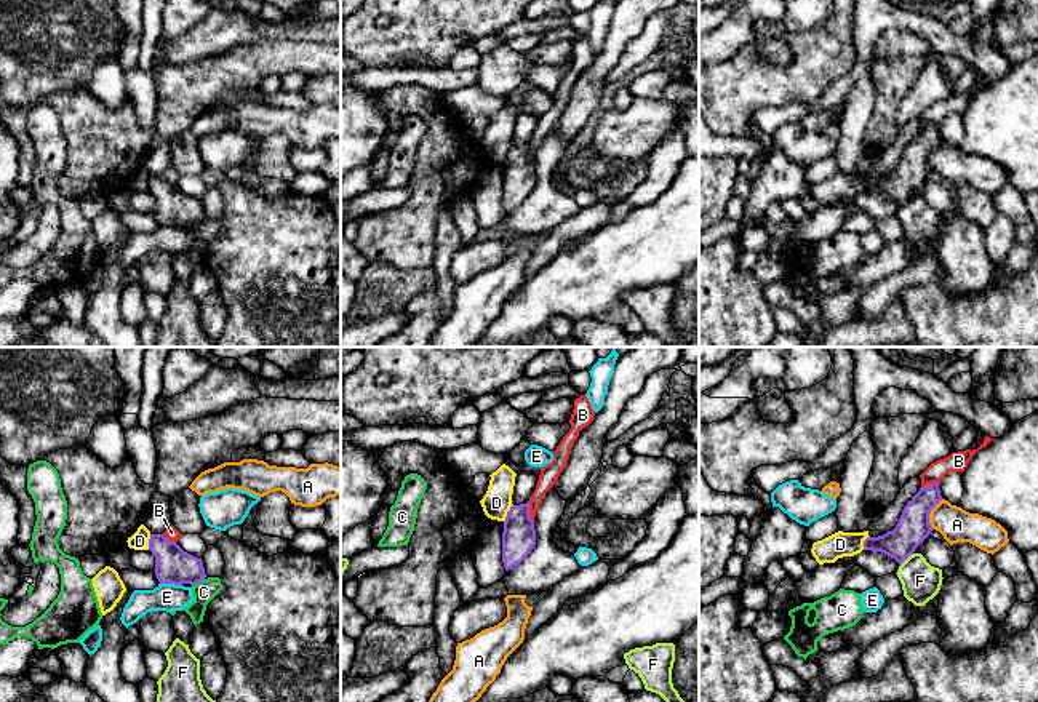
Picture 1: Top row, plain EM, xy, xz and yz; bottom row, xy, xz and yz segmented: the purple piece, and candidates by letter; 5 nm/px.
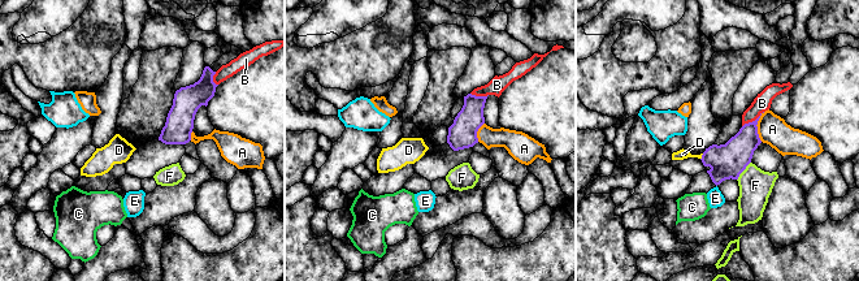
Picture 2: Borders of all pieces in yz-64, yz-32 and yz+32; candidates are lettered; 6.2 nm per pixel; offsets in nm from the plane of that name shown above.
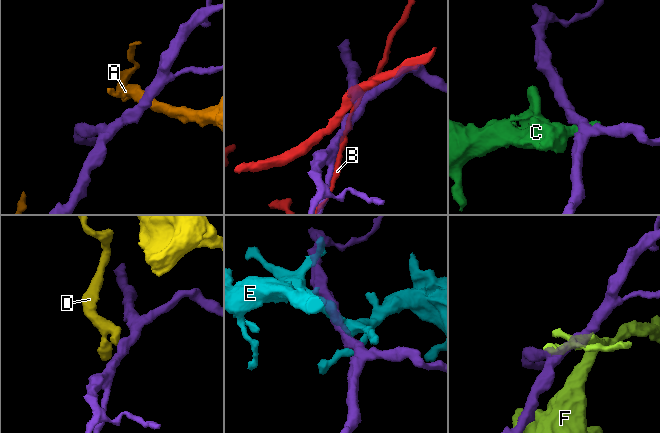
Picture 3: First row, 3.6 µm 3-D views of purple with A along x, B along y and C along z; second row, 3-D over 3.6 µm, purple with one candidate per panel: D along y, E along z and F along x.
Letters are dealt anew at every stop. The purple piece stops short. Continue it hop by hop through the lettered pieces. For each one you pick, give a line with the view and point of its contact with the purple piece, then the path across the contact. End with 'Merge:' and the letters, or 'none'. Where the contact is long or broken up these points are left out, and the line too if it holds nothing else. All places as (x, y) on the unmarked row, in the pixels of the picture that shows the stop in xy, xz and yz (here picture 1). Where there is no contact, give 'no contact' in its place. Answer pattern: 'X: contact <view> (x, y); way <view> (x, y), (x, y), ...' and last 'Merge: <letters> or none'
Merge: none

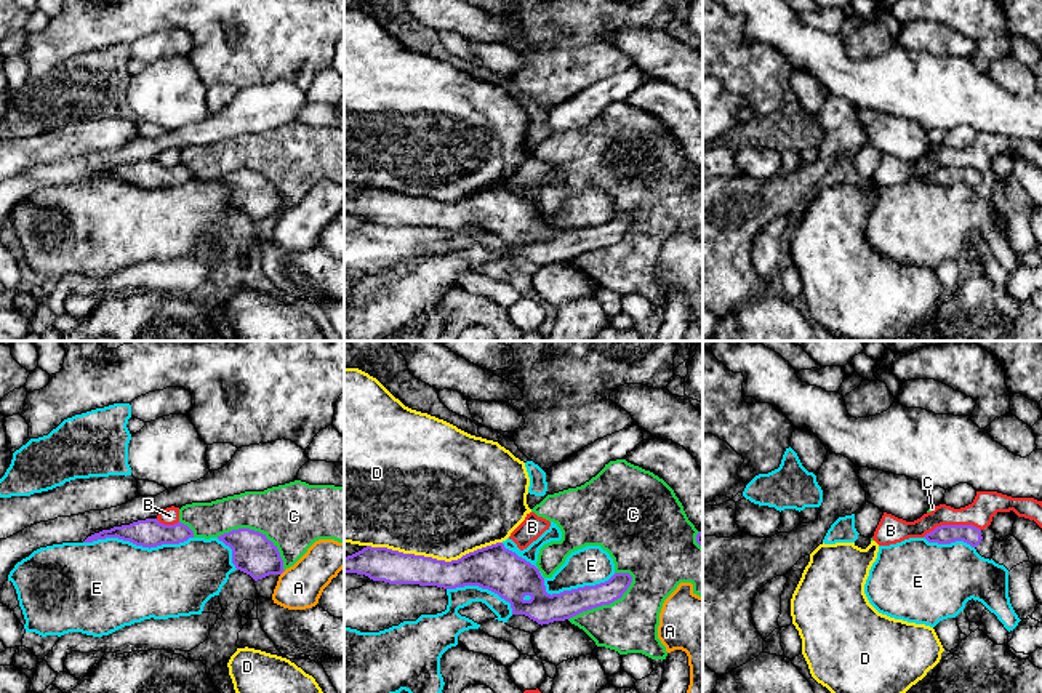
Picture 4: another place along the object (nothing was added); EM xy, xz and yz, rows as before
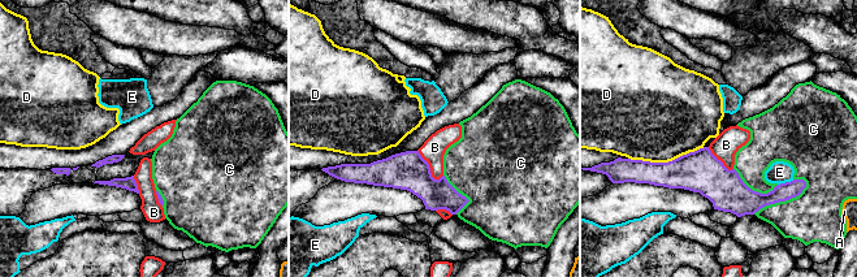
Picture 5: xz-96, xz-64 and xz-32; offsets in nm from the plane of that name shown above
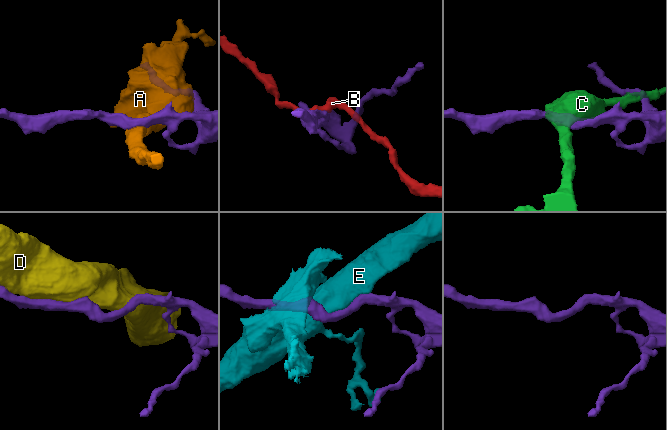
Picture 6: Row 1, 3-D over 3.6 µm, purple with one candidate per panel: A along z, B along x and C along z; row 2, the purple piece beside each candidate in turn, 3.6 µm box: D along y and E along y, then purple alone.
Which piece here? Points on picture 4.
Merge: none

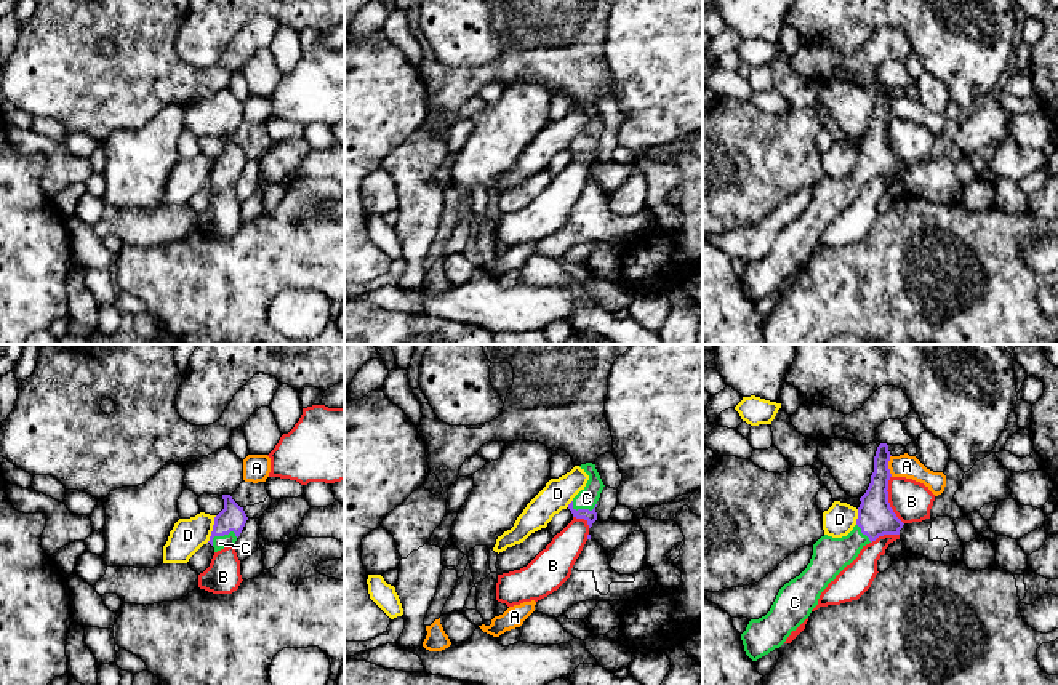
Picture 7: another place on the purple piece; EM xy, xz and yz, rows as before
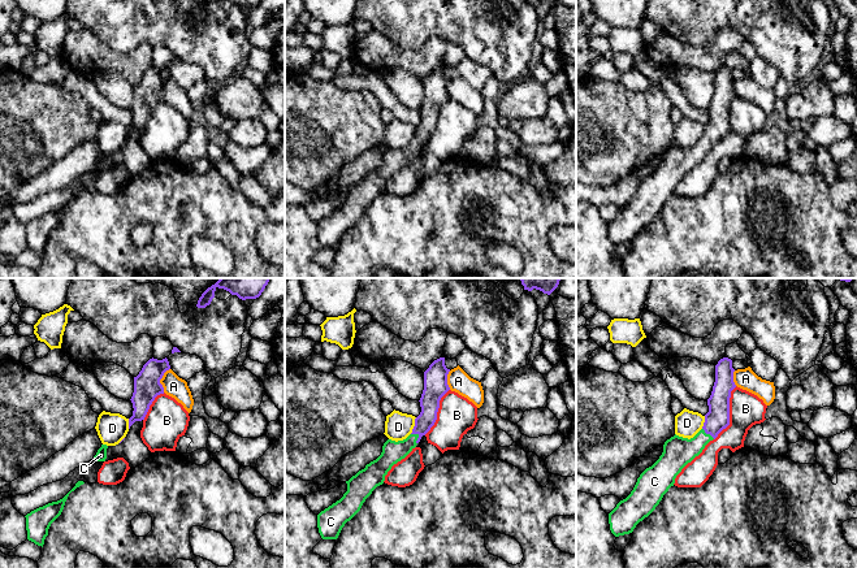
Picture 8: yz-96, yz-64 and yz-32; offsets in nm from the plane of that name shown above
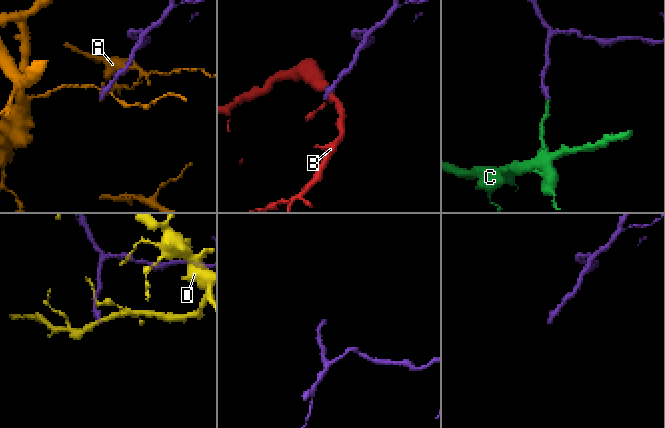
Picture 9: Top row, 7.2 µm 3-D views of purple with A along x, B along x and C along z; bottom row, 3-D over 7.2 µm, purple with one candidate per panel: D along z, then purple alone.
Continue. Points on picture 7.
C: contact xy (221, 176); way xy (232, 159), (221, 176), (220, 184)
Merge: C

